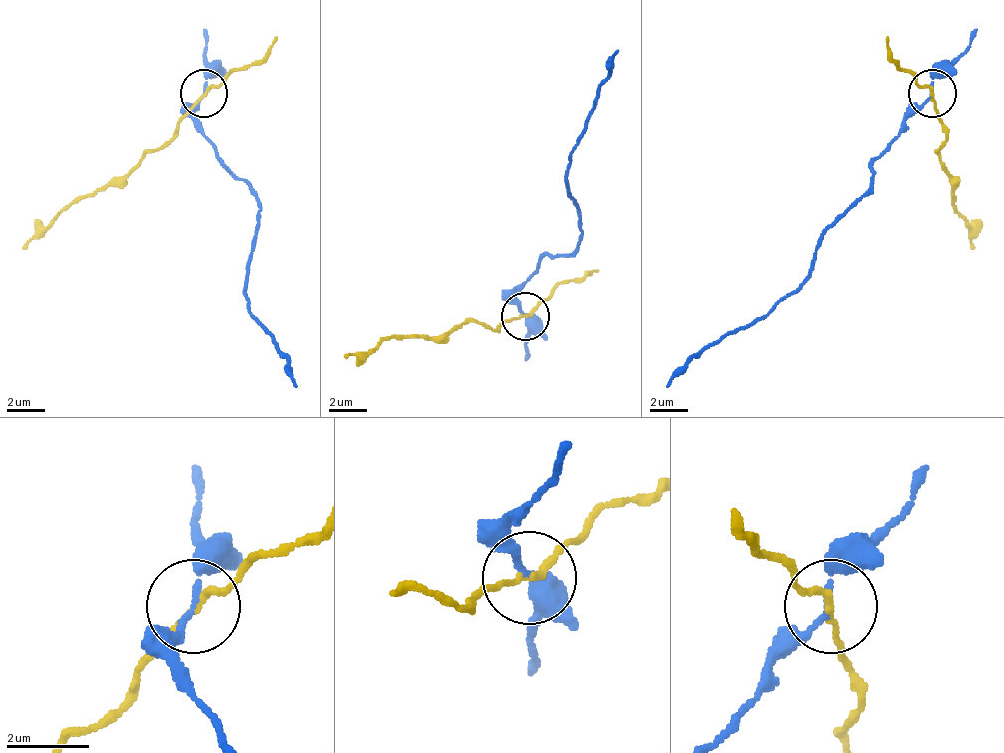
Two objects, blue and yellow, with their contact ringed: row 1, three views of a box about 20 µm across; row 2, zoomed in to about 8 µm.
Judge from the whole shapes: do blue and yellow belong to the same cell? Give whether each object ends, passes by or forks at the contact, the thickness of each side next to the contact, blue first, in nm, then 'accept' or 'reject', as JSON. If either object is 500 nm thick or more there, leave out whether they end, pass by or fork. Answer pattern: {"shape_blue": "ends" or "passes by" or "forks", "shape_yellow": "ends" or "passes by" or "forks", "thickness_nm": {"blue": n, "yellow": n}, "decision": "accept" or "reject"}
{"shape_blue": "passes by", "shape_yellow": "passes by", "thickness_nm": {"blue": 140, "yellow": 140}, "decision": "reject"}

